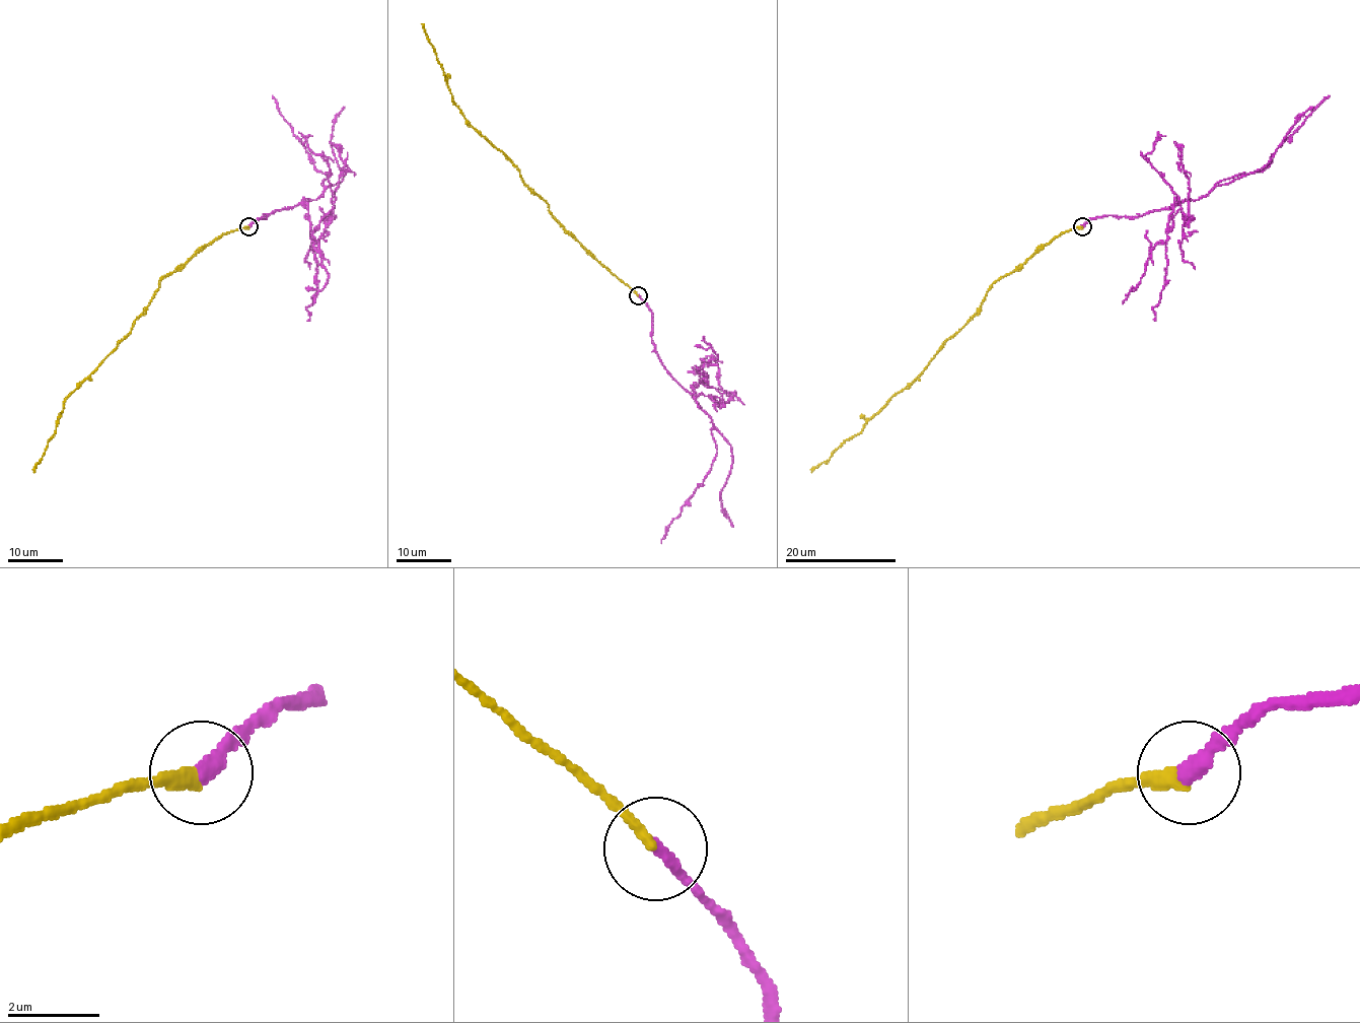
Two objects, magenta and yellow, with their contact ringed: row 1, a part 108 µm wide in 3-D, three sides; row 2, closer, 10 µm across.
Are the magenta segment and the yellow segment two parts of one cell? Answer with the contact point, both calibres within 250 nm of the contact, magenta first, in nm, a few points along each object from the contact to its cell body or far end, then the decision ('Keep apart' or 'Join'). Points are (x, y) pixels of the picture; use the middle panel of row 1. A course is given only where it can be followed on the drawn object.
Place: (638, 295). Thickness 340 nm (magenta) against 280 nm. Course of magenta: (638, 295), (651, 313), (651, 343), (661, 364), (710, 418), (717, 452), (707, 476), (669, 524), (661, 543). Course of yellow: (638, 295), (564, 227), (543, 200), (523, 182), (507, 157), (463, 117), (453, 99), (421, 23). Keep apart

